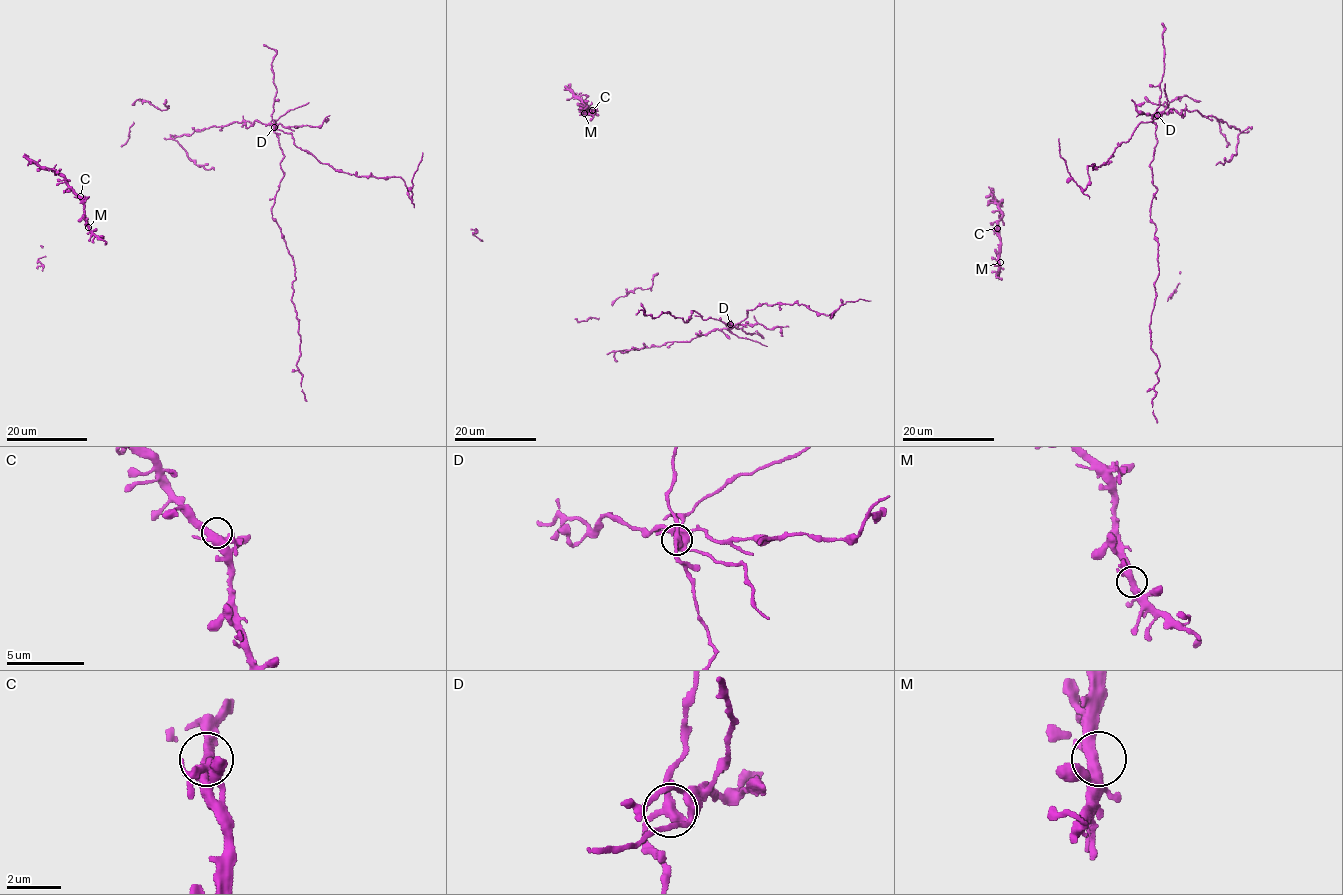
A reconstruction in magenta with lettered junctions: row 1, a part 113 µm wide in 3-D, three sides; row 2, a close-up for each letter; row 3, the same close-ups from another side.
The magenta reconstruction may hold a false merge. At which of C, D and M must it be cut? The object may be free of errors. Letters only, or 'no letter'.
D

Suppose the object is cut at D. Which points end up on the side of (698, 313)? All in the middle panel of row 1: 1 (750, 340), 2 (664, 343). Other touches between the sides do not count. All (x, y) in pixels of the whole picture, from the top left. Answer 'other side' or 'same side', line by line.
1: other side
2: other side

